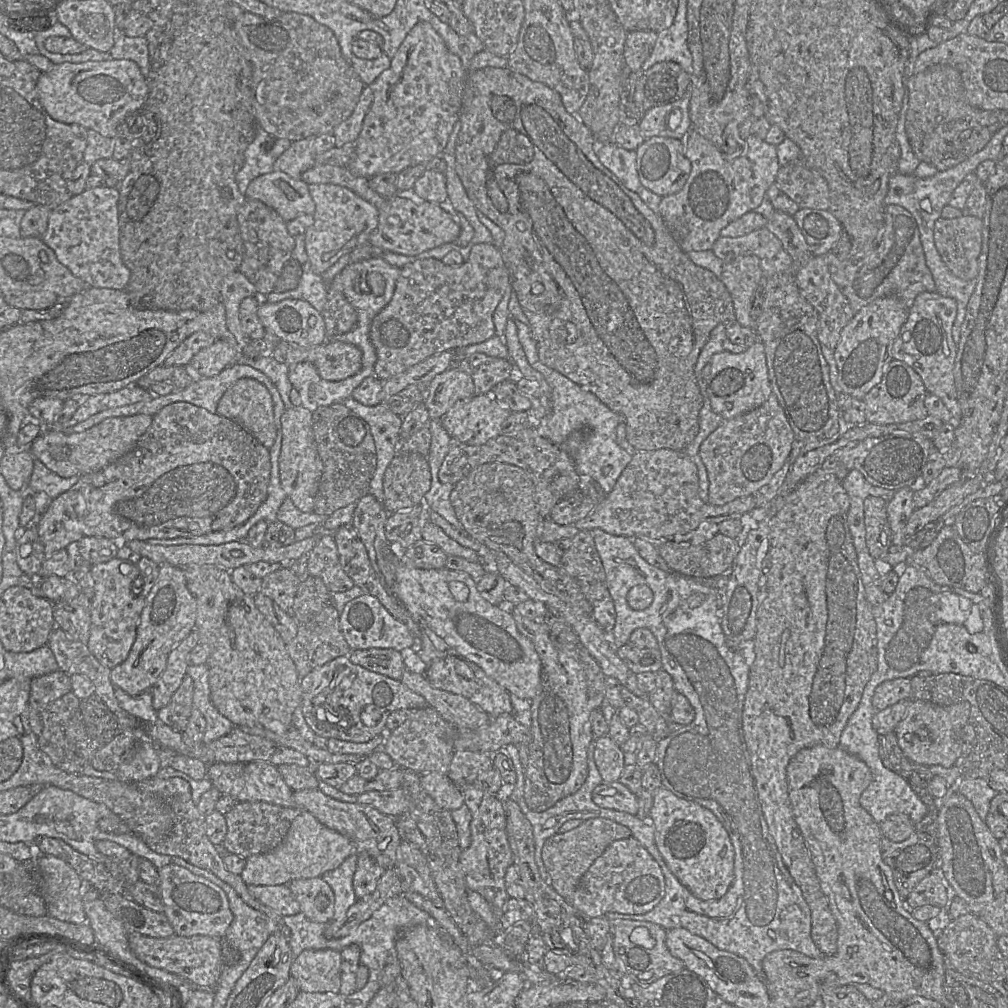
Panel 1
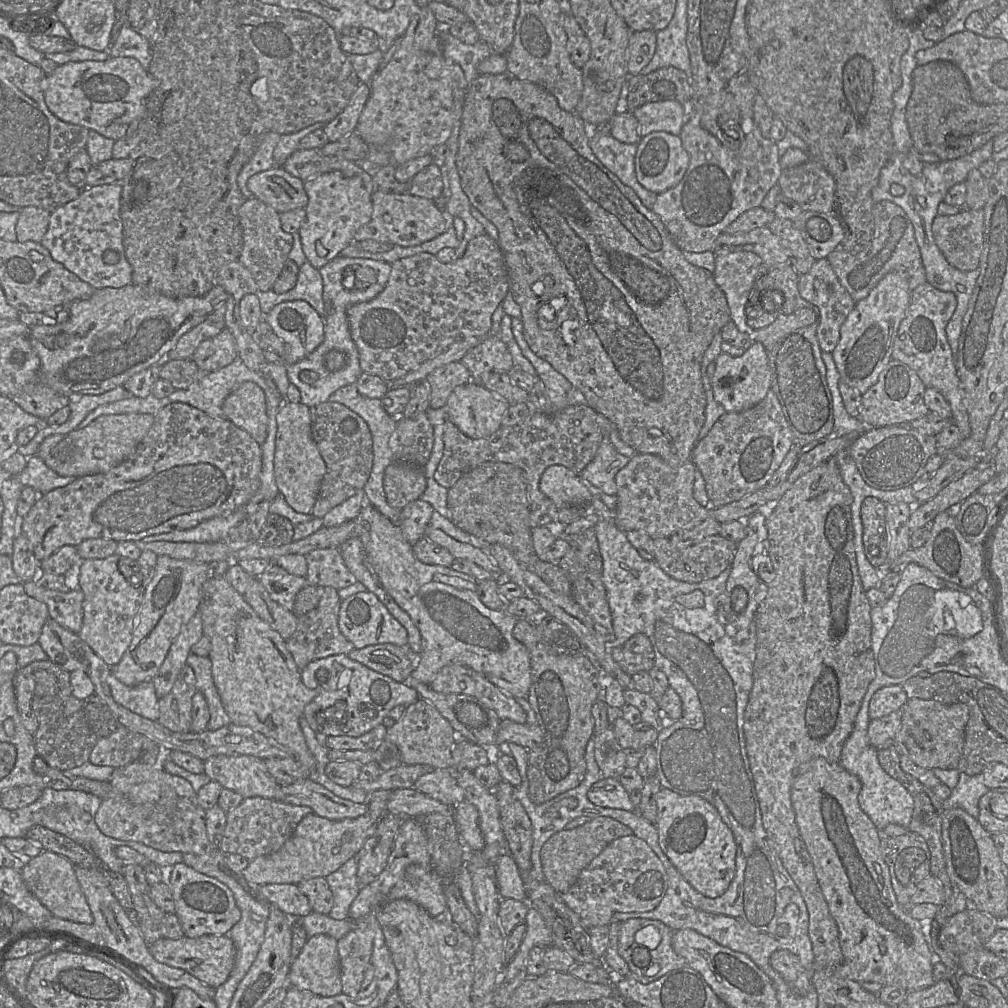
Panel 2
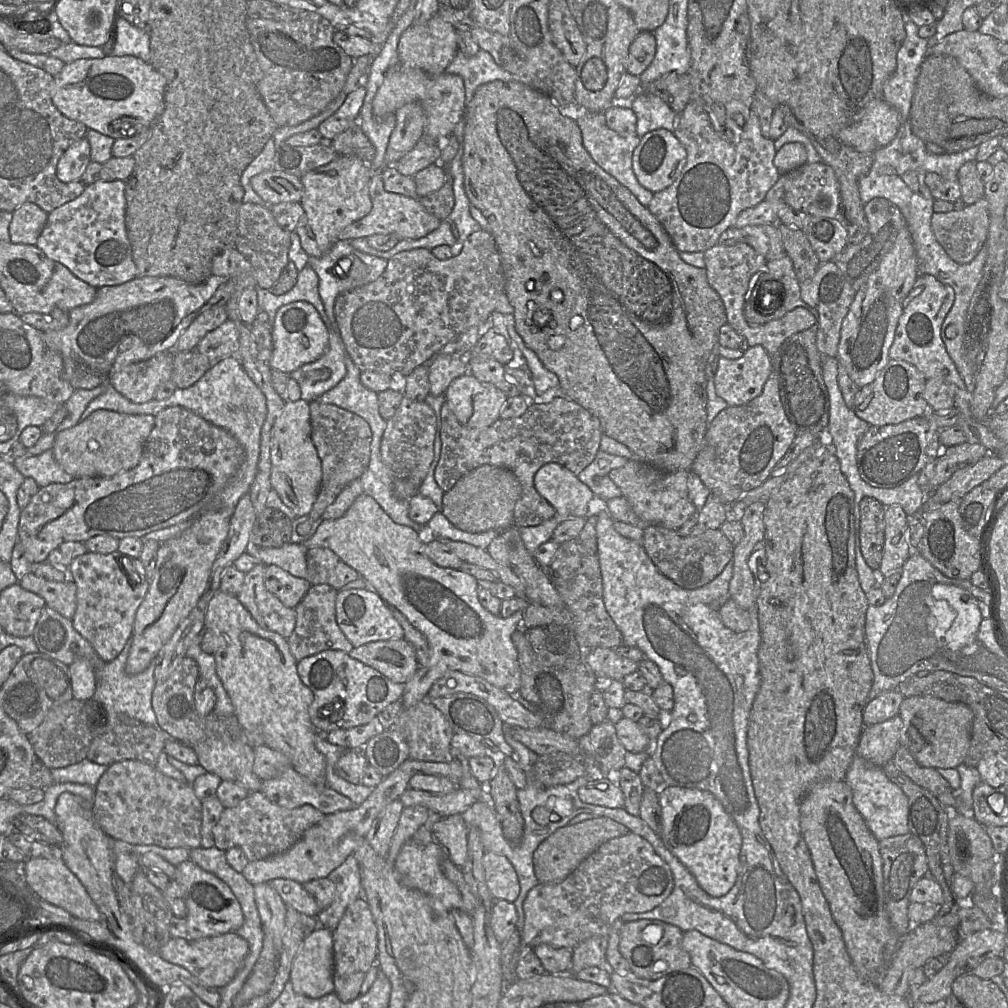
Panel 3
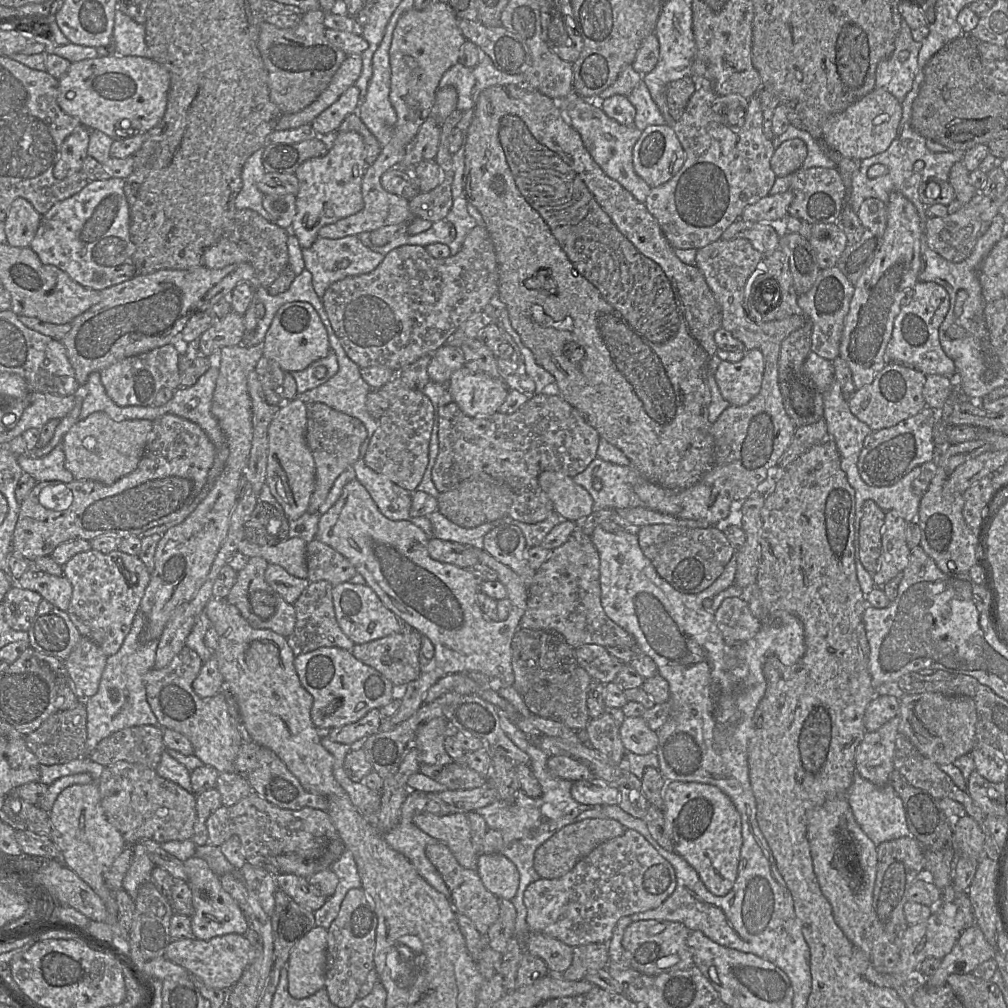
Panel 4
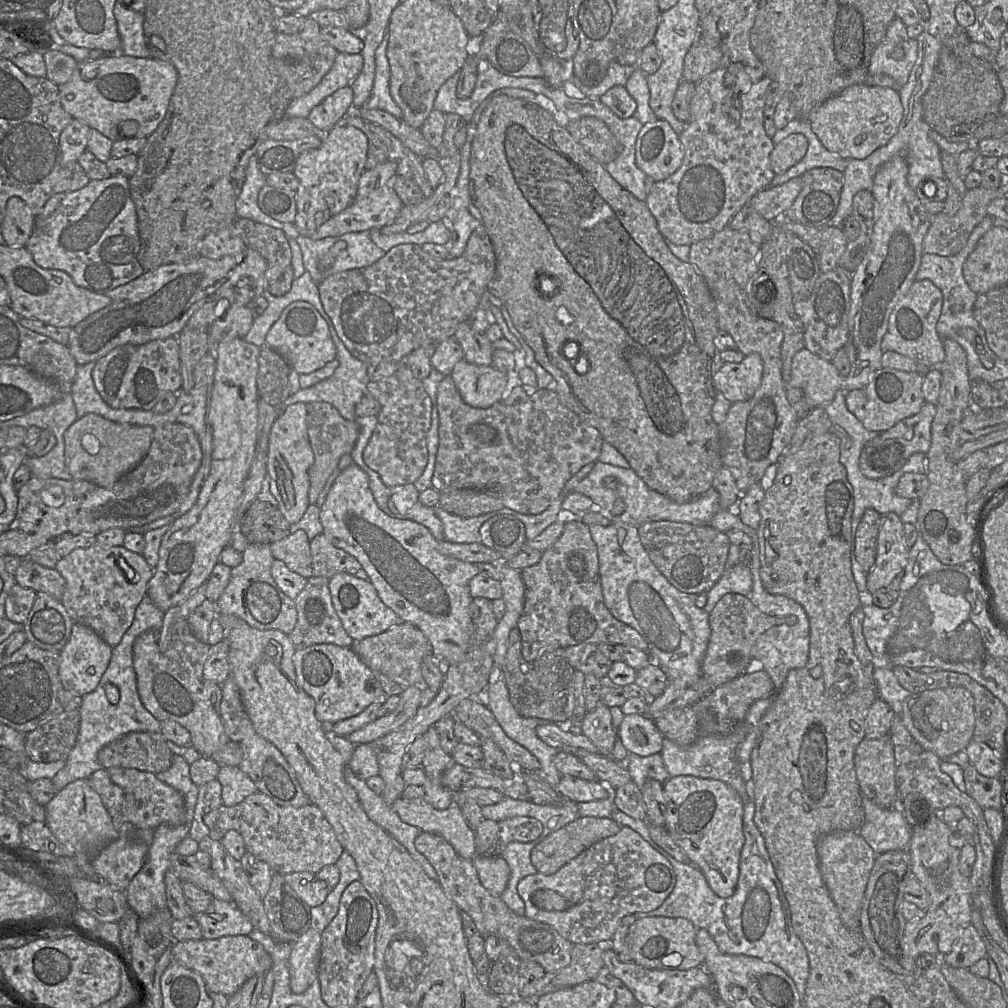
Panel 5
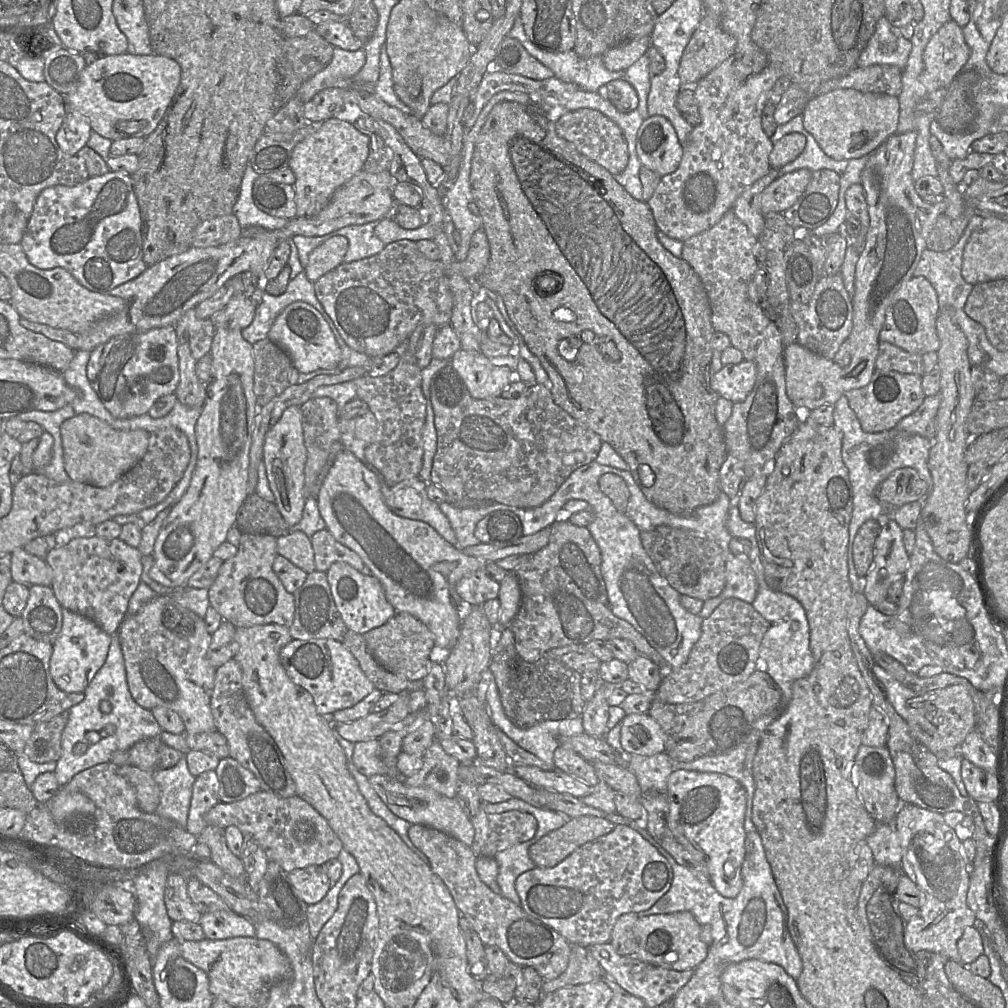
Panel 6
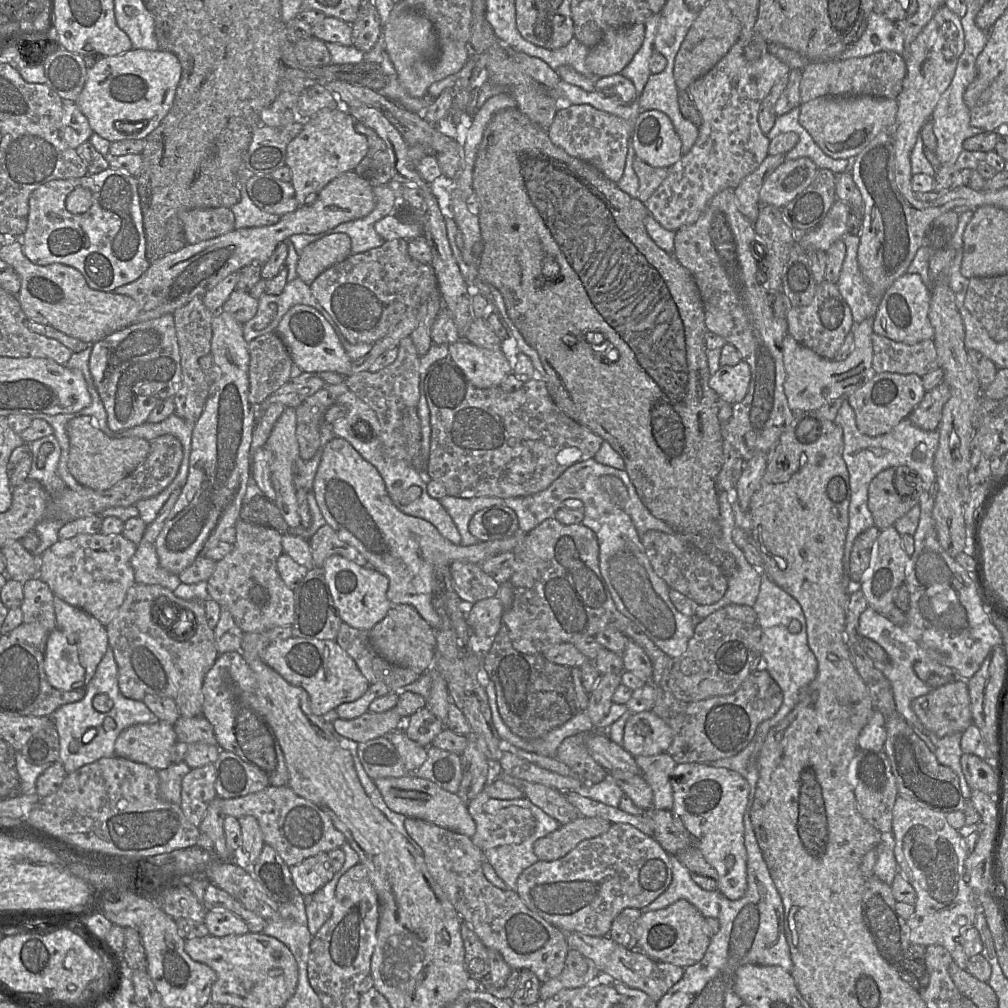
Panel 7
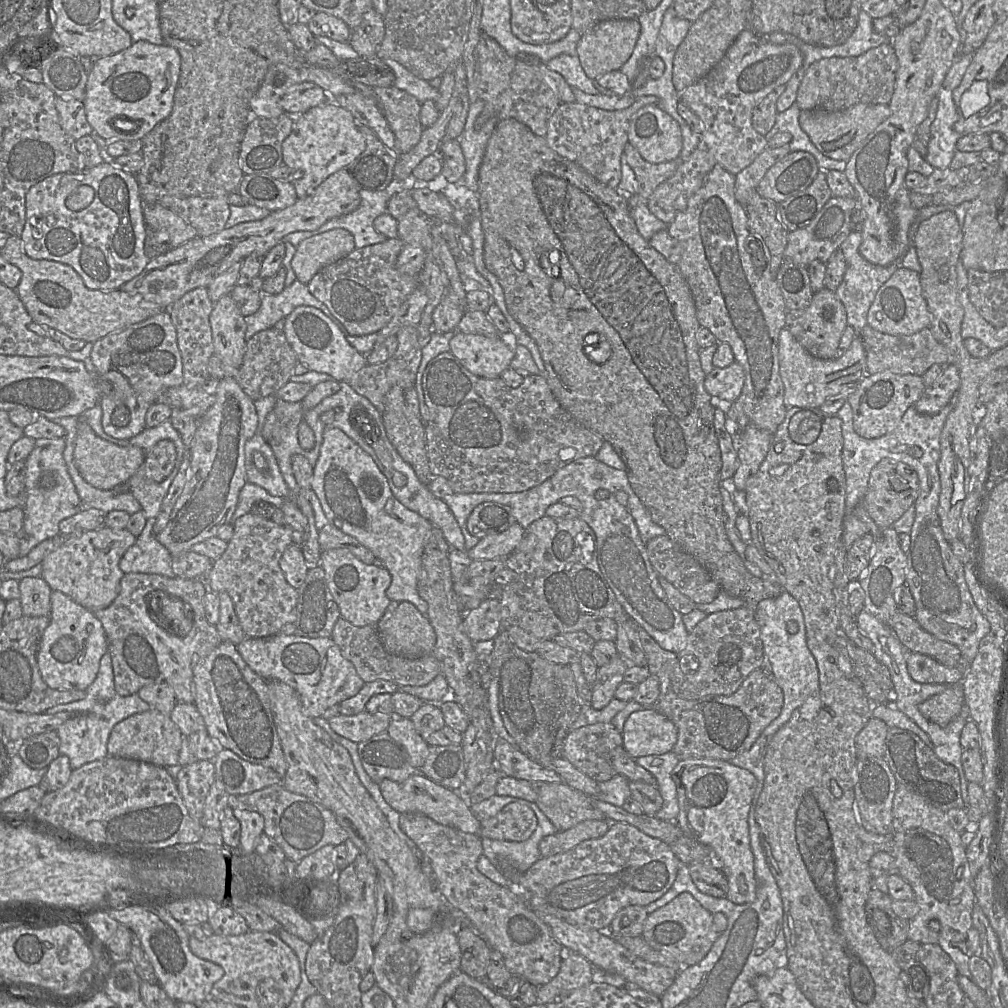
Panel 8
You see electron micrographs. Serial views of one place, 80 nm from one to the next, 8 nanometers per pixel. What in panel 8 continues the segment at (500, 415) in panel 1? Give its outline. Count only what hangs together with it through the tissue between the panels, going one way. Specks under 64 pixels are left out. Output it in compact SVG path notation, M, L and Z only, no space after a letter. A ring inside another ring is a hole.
M454 331L451 353L471 373L488 379L501 377L515 355L501 335L486 337Z

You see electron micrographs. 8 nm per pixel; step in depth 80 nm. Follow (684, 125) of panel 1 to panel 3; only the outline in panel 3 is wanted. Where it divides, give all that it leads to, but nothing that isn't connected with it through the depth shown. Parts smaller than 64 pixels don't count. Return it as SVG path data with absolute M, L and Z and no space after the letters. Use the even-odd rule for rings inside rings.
M638 92L631 100L631 109L637 117L636 129L639 137L656 129L675 131L678 114L659 97Z

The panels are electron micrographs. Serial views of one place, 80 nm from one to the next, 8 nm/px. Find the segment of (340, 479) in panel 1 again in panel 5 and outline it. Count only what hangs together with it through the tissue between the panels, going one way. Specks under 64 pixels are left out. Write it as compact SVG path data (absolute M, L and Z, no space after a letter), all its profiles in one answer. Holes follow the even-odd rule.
M313 402L306 405L307 434L314 462L309 469L310 487L308 498L310 504L316 504L317 499L327 480L338 467L344 455L350 455L360 434L360 426L355 421L344 419L338 410L326 402Z

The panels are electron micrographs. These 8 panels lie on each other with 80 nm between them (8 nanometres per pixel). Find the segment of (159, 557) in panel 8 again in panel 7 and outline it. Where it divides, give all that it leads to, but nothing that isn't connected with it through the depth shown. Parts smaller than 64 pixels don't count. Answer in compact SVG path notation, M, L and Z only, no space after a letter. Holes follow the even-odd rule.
M142 539L131 558L135 581L142 584L157 584L174 591L183 584L178 575L161 567L155 544Z

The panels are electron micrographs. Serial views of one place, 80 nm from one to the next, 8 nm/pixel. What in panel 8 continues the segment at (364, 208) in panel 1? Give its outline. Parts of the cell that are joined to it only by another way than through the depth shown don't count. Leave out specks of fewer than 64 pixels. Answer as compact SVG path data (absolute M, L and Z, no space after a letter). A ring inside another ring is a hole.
M333 100L295 116L292 131L282 144L282 156L283 164L291 170L291 182L297 198L306 198L330 175L340 169L346 169L363 153L365 147L365 138L358 130L353 115Z

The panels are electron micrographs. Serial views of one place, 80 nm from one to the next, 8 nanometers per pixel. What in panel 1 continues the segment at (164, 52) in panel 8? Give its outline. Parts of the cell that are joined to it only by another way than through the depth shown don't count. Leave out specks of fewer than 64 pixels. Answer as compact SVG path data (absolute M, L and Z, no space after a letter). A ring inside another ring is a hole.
M108 59L55 65L40 75L37 94L41 105L54 120L77 124L115 139L122 135L122 126L127 132L133 126L134 121L130 120L144 107L148 86L146 77L134 61Z

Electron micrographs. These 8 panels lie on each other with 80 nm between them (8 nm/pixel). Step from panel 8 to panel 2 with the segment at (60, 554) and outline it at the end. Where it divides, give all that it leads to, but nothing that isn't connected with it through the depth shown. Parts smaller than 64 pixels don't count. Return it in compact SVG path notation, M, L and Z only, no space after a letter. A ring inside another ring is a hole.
M115 553L103 559L83 559L77 565L79 589L84 595L83 624L78 635L110 667L114 667L120 662L131 643L136 619L145 594L144 581L138 588L132 587L135 575L129 571L128 566L121 565L121 561L123 561L120 559L121 557Z

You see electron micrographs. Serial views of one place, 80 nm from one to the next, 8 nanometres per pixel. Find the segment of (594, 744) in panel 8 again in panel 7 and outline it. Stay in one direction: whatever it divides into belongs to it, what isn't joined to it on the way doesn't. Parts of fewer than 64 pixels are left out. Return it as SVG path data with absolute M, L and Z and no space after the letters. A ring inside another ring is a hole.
M578 733L565 738L557 749L556 758L585 783L597 784L603 781L609 772L590 755L586 747L588 735L589 733Z

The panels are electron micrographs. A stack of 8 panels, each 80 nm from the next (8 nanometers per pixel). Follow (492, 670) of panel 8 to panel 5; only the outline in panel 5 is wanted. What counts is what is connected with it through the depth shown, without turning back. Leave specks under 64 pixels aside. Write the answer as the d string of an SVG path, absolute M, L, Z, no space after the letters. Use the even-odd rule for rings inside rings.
M517 628L511 630L502 663L502 678L507 686L510 701L523 717L564 722L573 712L573 677L575 669L568 661L564 648L547 649L532 662L526 661L521 651L521 635Z

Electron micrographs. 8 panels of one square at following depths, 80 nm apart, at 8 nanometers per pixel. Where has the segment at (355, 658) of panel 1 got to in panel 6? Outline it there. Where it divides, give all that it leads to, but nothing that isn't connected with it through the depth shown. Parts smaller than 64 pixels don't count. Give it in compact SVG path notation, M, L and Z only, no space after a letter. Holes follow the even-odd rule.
M397 612L385 624L363 636L368 651L383 668L409 681L423 680L429 672L433 657L436 657L433 633L423 622L407 612Z

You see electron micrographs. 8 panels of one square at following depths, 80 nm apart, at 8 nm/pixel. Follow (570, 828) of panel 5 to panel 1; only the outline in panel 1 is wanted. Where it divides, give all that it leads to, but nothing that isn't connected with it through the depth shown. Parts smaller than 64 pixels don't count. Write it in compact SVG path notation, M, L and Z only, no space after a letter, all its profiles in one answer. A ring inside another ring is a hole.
M603 817L586 819L567 832L550 836L543 845L542 860L550 876L551 886L570 902L582 876L591 864L611 843L631 836L632 832L627 826Z

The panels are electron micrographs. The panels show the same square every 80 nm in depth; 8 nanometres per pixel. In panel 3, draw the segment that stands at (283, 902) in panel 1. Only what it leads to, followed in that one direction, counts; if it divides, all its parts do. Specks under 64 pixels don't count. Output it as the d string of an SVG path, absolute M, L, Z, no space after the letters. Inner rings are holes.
M276 878L266 883L276 890L286 906L311 917L316 917L321 911L315 898L301 883L286 878Z

